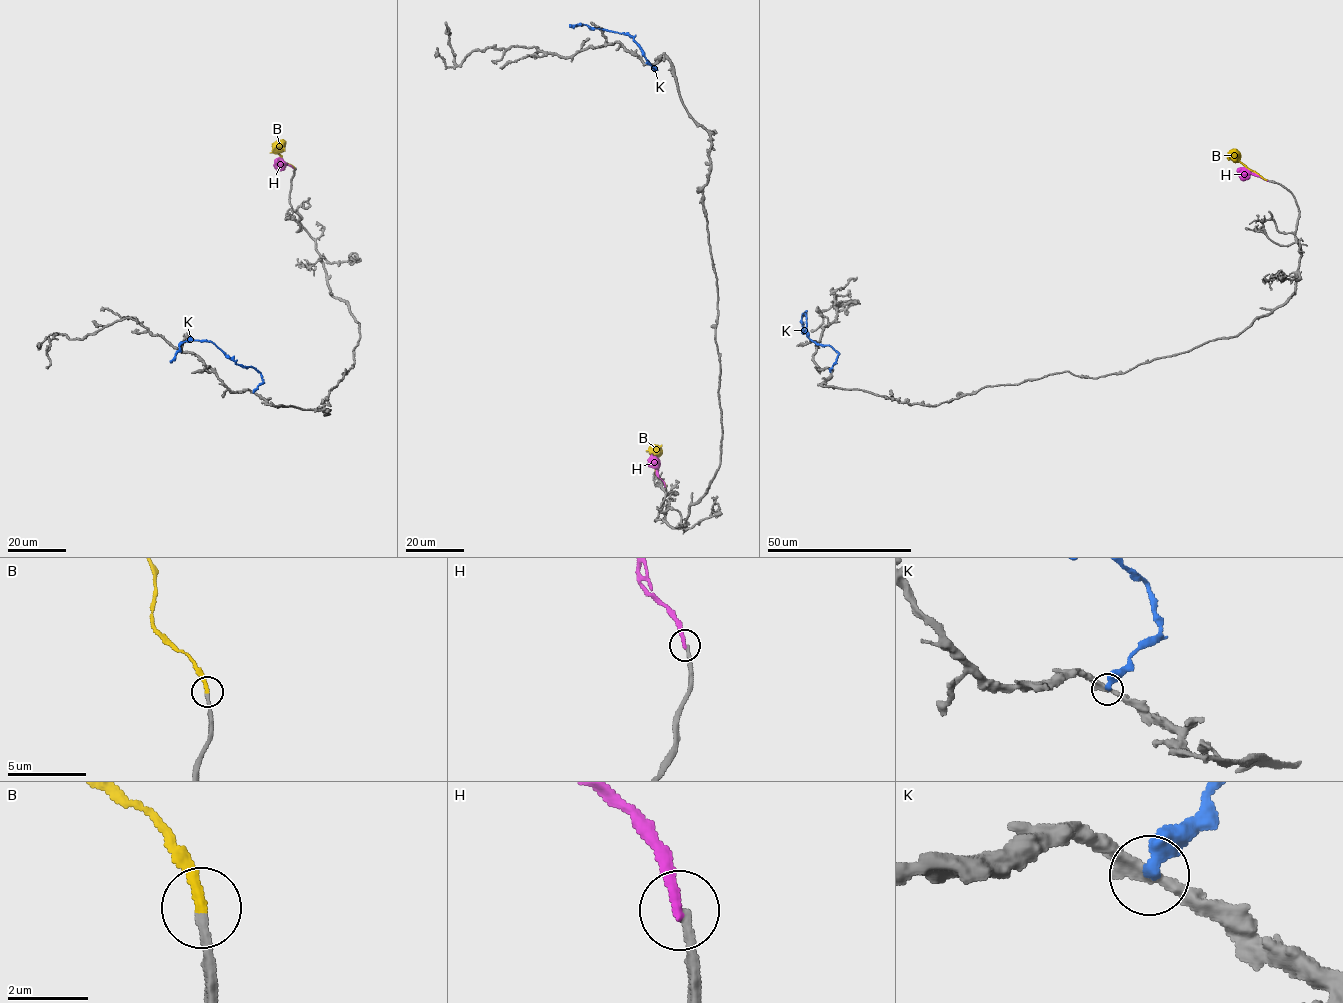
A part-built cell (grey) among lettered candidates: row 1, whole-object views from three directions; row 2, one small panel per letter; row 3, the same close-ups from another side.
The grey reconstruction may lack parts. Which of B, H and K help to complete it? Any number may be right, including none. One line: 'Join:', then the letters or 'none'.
Join: B

